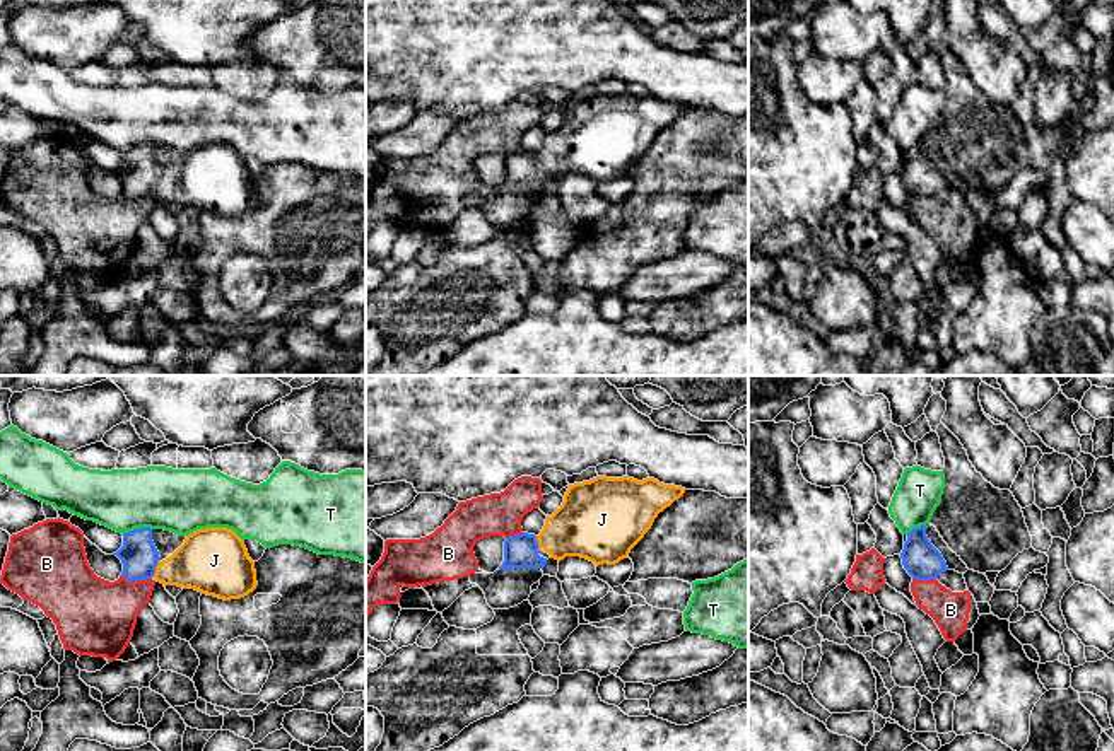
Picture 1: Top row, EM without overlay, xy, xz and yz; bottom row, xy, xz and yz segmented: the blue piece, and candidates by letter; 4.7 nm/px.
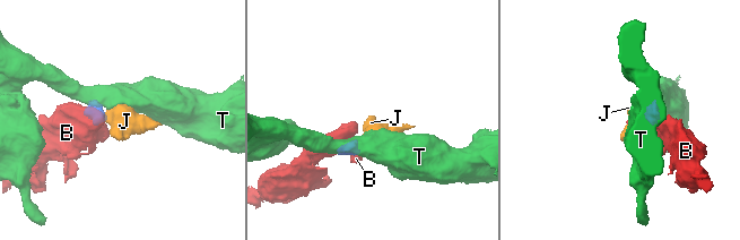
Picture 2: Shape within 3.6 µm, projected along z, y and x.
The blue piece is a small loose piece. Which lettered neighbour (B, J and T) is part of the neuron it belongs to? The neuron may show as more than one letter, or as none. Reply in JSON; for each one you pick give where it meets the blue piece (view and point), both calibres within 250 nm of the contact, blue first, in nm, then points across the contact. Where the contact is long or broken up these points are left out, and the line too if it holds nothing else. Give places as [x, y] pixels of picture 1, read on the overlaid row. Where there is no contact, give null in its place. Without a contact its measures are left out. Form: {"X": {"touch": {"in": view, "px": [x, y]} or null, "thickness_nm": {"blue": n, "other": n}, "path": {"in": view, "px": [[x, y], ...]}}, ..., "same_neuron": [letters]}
{"J": {"touch": {"in": "xy", "px": [154, 569]}, "thickness_nm": {"blue": 180, "other": 280}, "path": {"in": "xy", "px": [[139, 555], [154, 569], [185, 569], [205, 562]]}}, "same_neuron": ["J"]}

